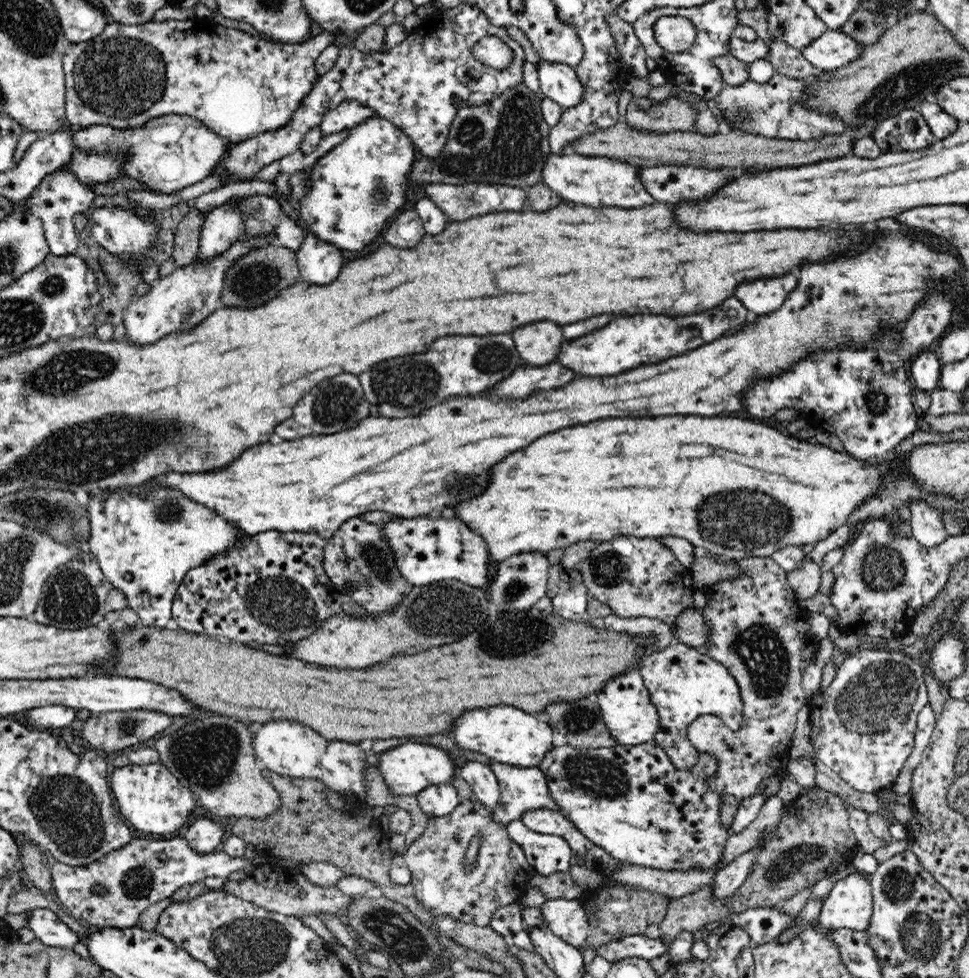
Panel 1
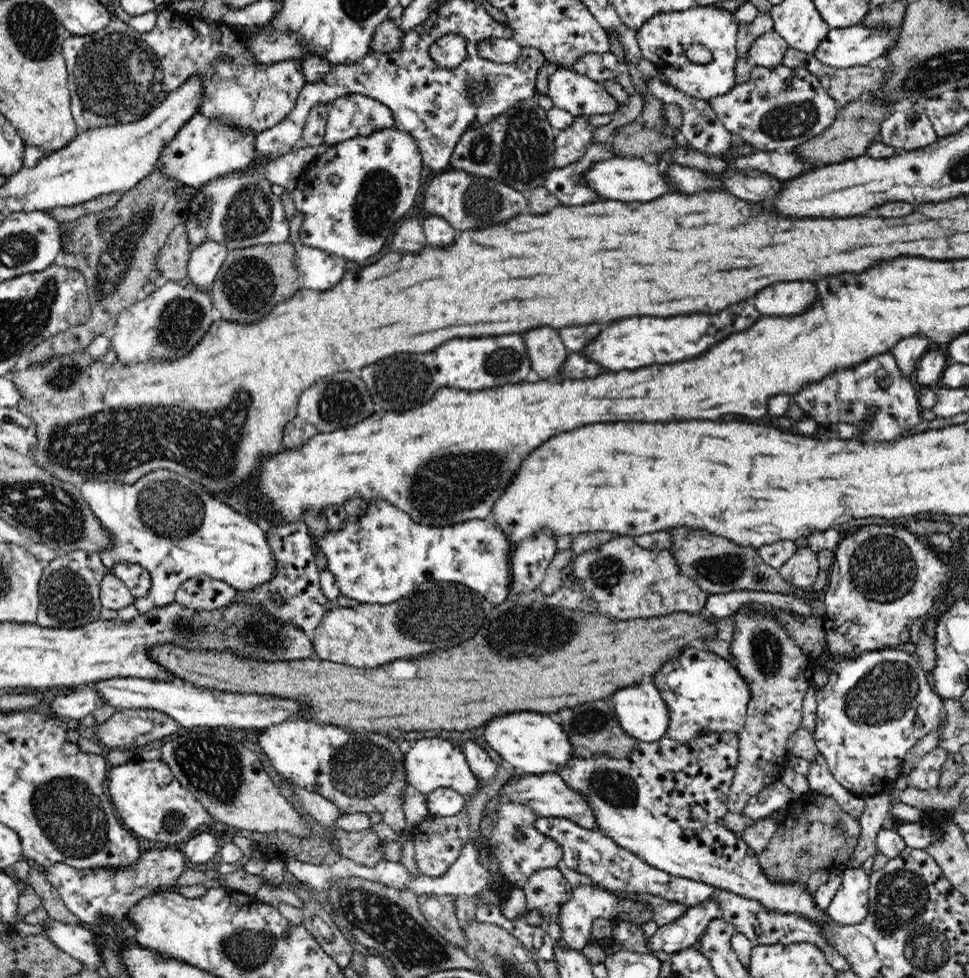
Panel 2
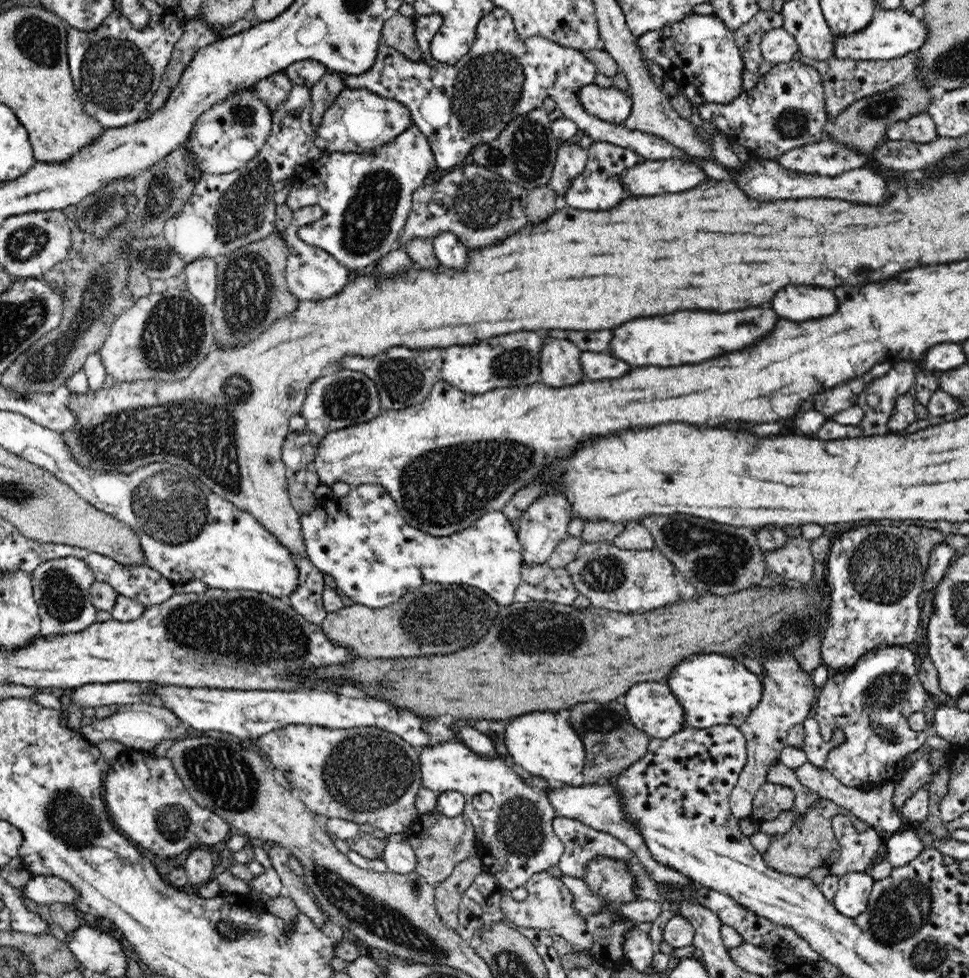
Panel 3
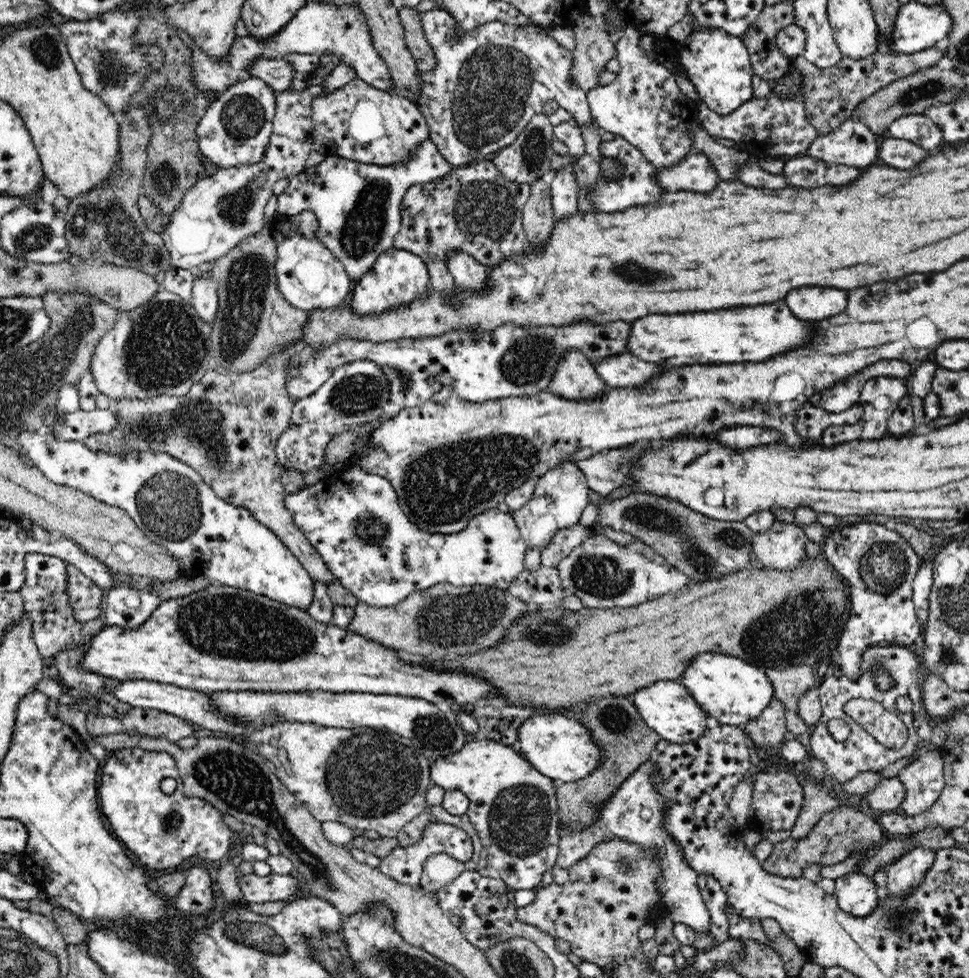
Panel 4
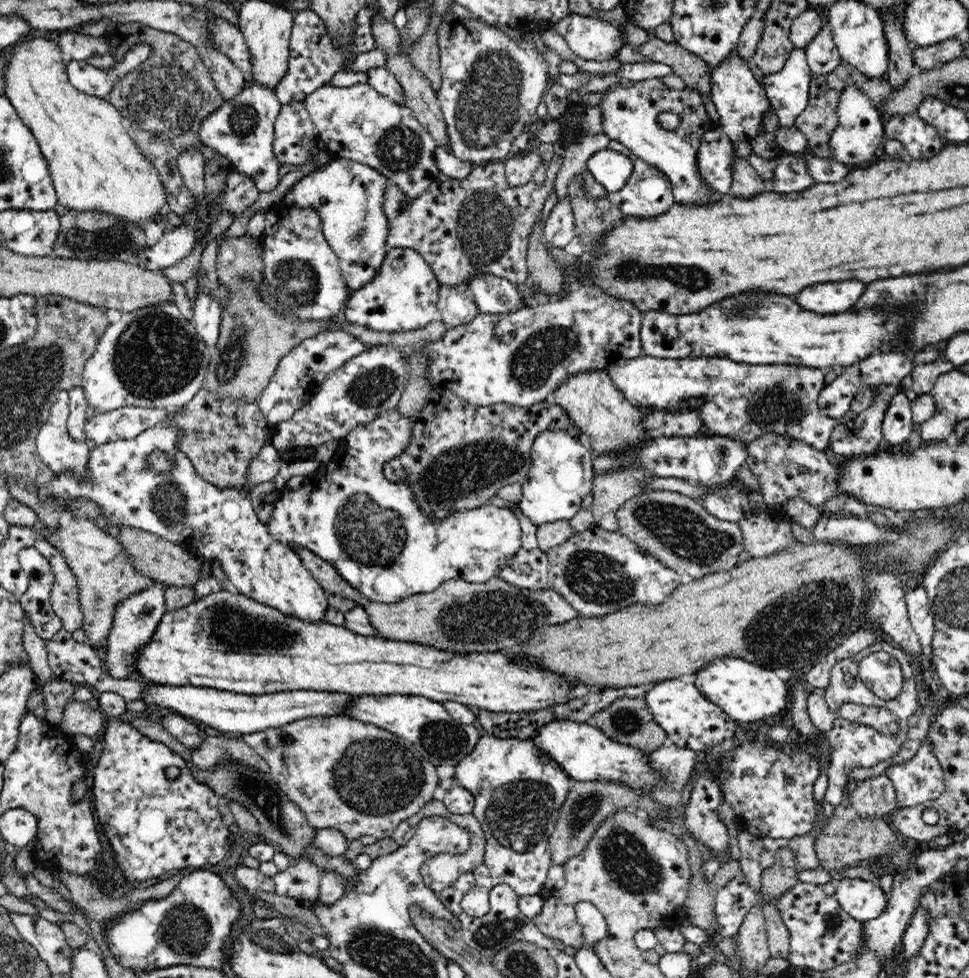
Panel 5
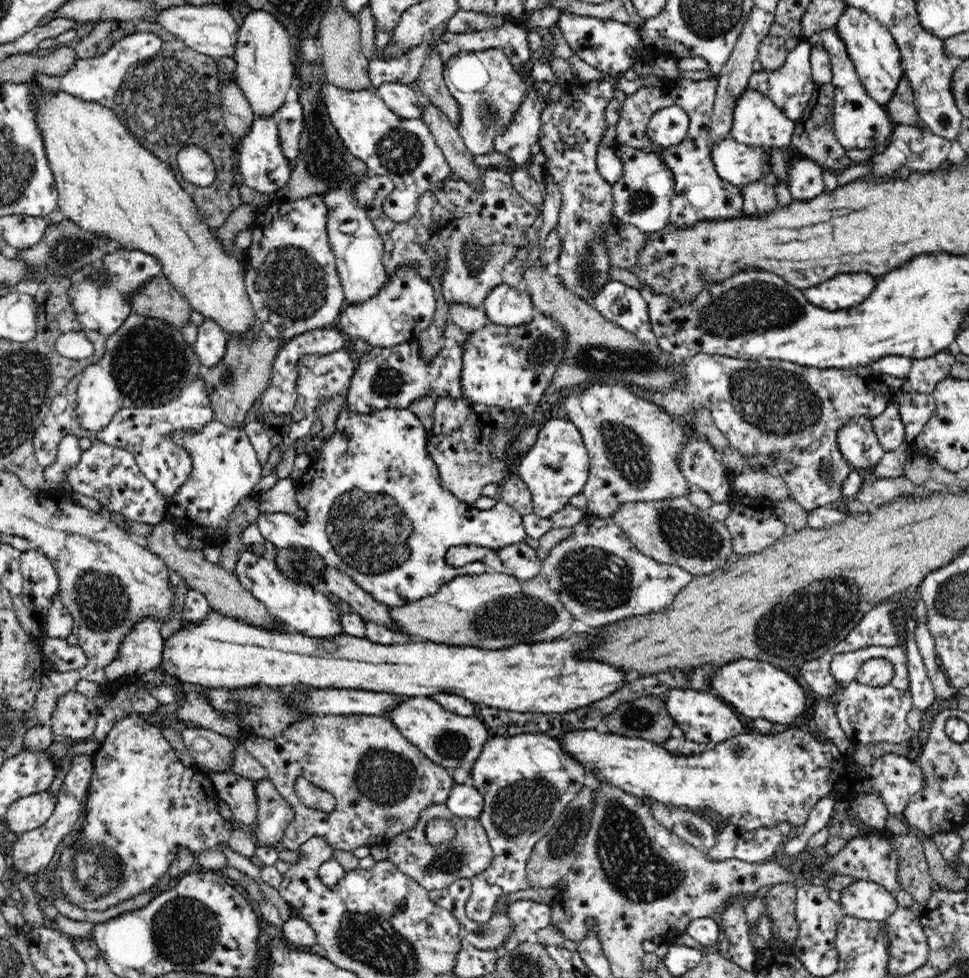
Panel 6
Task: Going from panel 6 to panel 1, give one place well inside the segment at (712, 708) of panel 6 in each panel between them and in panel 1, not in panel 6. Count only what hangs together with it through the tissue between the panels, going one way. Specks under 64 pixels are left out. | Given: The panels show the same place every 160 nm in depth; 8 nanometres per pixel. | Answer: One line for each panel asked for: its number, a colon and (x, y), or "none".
1: (629, 714)
2: (641, 711)
3: (652, 707)
4: (666, 707)
5: (691, 721)

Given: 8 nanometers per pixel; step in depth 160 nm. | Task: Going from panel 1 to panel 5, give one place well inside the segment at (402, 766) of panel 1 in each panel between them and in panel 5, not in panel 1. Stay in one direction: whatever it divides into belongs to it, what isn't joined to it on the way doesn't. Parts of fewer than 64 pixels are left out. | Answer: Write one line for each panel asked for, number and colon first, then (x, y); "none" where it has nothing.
2: (432, 763)
3: (515, 839)
4: (513, 807)
5: (519, 792)

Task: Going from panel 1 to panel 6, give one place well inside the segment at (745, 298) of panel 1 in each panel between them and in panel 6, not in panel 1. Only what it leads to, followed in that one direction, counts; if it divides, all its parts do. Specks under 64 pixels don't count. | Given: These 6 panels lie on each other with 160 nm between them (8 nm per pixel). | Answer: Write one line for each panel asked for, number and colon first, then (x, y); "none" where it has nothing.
2: (785, 298)
3: (798, 303)
4: (811, 303)
5: (835, 297)
6: (844, 291)

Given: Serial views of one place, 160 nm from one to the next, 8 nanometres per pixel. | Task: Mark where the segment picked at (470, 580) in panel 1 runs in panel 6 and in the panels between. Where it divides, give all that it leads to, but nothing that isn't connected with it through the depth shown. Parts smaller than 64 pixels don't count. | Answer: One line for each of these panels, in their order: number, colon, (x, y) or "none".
2: (377, 558)
3: (361, 540)
4: (353, 519)
5: (370, 529)
6: (376, 511)

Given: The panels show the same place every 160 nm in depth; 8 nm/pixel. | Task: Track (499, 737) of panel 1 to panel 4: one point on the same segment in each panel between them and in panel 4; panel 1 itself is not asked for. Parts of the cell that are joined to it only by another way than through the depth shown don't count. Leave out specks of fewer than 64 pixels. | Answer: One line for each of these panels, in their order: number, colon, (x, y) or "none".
2: (531, 743)
3: (546, 746)
4: (563, 750)

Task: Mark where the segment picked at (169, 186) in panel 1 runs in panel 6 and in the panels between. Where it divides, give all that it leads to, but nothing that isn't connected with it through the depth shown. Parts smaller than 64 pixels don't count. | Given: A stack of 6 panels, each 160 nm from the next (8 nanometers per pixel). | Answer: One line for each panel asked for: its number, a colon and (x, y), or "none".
2: (205, 149)
3: (227, 136)
4: (235, 130)
5: (242, 128)
6: (264, 166)

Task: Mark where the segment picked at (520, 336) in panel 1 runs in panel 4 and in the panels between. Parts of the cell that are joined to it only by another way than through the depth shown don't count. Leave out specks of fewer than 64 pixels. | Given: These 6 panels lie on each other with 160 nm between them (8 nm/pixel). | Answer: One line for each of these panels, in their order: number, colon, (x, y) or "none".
2: (547, 354)
3: (559, 360)
4: (575, 378)

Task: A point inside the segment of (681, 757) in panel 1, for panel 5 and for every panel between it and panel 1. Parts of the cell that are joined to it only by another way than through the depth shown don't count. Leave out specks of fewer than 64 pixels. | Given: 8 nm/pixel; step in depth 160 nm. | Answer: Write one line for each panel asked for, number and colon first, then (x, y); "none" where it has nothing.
2: (702, 690)
3: (712, 690)
4: (730, 691)
5: (745, 692)

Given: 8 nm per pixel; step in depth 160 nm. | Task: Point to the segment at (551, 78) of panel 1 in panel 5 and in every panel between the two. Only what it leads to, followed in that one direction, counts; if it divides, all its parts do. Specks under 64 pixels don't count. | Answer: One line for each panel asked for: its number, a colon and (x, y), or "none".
2: (580, 96)
3: (609, 104)
4: (644, 105)
5: (630, 115)

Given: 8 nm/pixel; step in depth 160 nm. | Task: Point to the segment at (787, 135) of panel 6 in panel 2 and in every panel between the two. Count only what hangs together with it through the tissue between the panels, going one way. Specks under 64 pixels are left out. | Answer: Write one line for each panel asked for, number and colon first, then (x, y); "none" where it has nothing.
2: (664, 39)
3: (699, 53)
4: (718, 64)
5: (741, 102)

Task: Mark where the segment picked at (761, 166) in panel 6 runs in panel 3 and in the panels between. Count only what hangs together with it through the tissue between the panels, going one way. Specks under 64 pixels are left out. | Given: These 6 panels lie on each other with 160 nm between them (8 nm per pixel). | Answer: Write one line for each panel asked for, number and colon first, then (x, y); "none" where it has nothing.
3: (649, 178)
4: (695, 173)
5: (716, 153)

